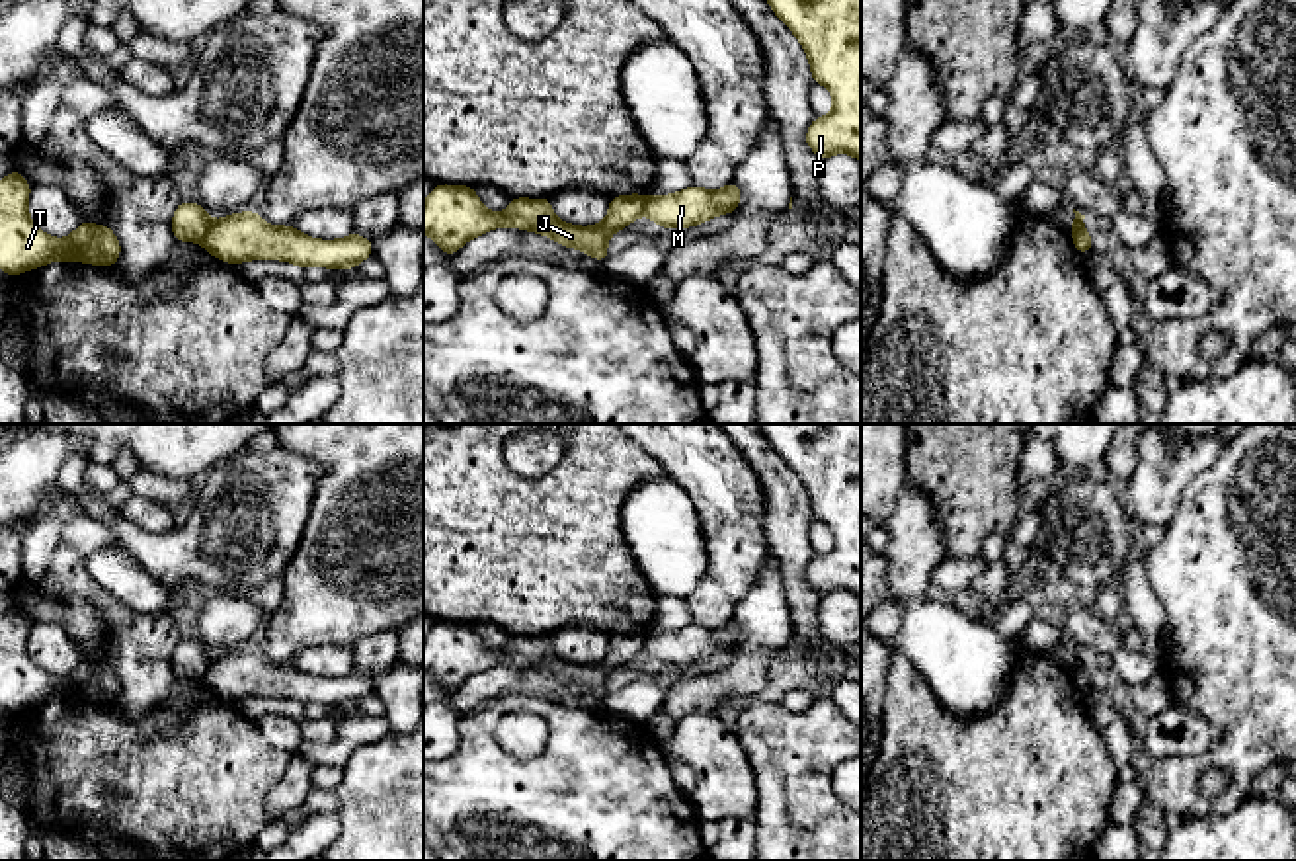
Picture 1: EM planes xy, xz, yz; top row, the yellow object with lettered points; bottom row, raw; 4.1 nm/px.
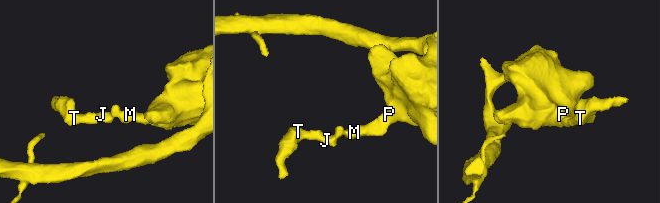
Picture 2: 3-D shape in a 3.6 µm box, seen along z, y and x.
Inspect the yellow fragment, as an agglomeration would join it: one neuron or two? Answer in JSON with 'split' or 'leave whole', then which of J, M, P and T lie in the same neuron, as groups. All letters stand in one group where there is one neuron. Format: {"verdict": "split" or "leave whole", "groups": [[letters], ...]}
{"verdict": "split", "groups": [["J", "T"], ["M", "P"]]}

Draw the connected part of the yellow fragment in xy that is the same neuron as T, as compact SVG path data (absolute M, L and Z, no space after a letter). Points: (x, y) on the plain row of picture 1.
M18 607L0 619L0 707L8 715L53 697L115 703L121 681L107 662L82 658L68 676L53 676L31 660L29 629L31 621Z

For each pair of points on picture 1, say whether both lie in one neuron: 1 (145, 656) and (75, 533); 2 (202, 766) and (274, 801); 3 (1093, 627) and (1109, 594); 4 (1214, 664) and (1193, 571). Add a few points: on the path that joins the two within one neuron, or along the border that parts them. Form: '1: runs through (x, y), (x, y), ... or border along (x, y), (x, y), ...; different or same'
1: border along (61, 539), (82, 557); different
2: border along (291, 758), (264, 801), (264, 807), (276, 819); different
3: border along (1093, 612), (1111, 623); different
4: runs through (1214, 641), (1214, 594); same

